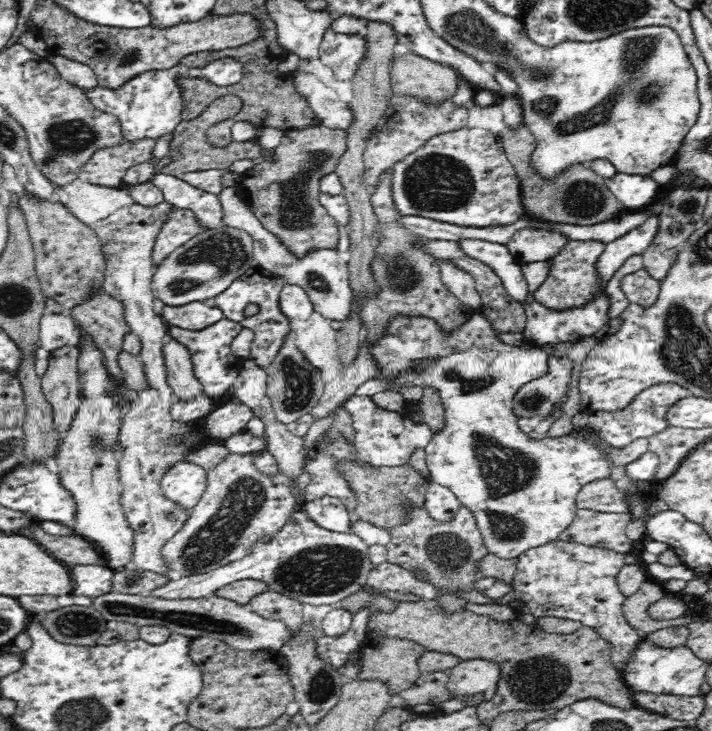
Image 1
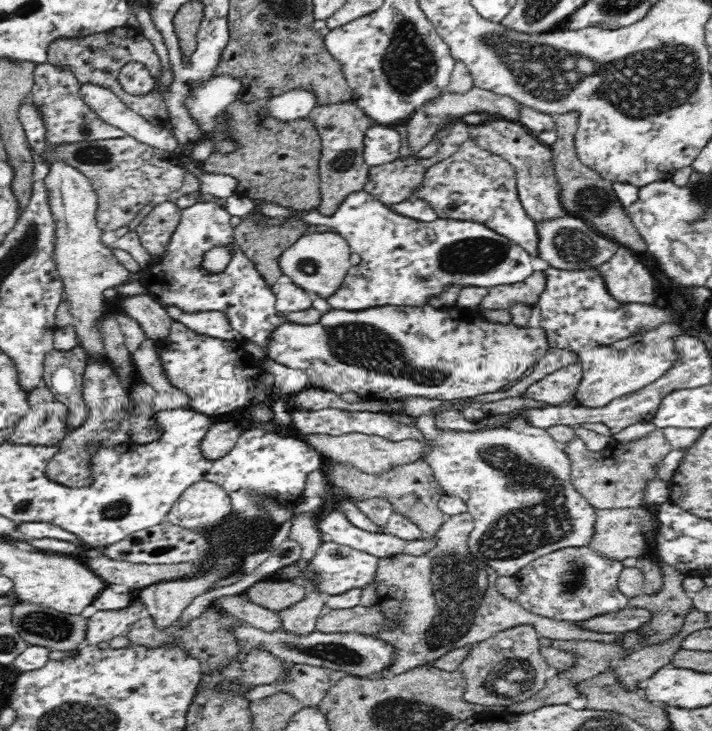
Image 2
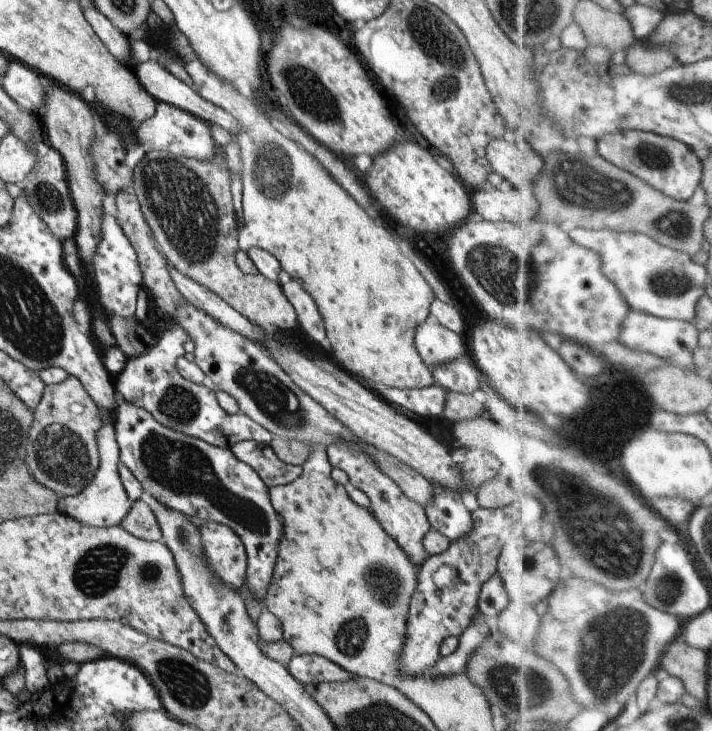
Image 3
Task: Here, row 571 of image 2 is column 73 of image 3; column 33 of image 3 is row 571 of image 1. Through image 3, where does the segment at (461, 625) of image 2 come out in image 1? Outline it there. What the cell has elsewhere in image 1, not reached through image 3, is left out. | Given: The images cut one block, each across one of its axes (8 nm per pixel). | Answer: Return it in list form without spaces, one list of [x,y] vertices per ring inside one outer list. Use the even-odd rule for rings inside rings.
[[[463,506],[451,518],[450,521],[439,521],[428,514],[424,508],[410,508],[408,512],[410,520],[402,526],[394,526],[388,529],[390,531],[390,542],[385,546],[387,548],[387,561],[411,572],[413,575],[420,575],[420,579],[438,590],[441,590],[434,598],[443,614],[460,614],[468,611],[466,604],[469,601],[462,596],[462,592],[472,592],[474,586],[480,579],[480,560],[489,554],[484,546],[479,528],[477,527],[474,515]]]

